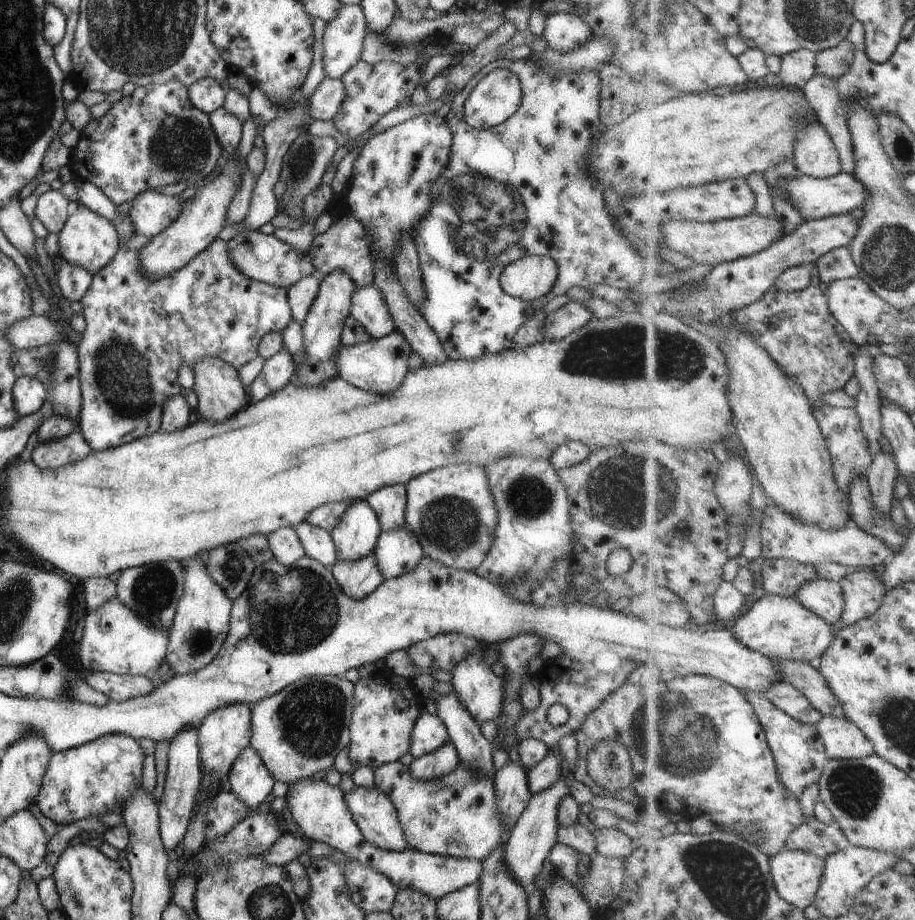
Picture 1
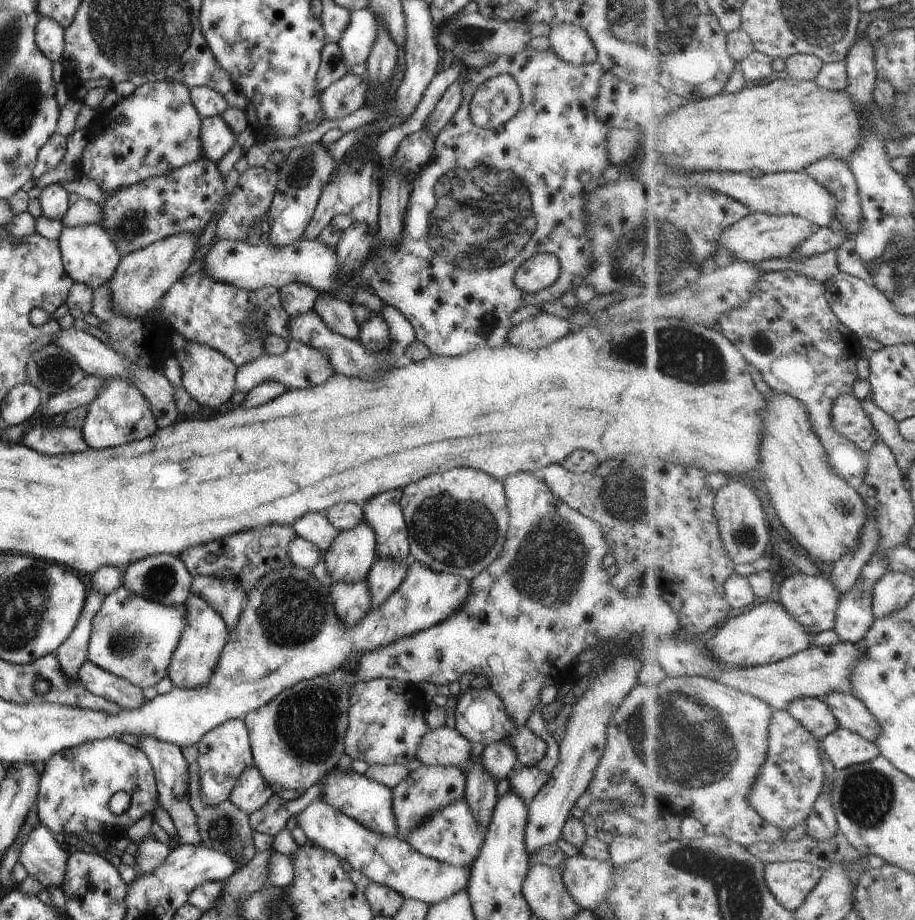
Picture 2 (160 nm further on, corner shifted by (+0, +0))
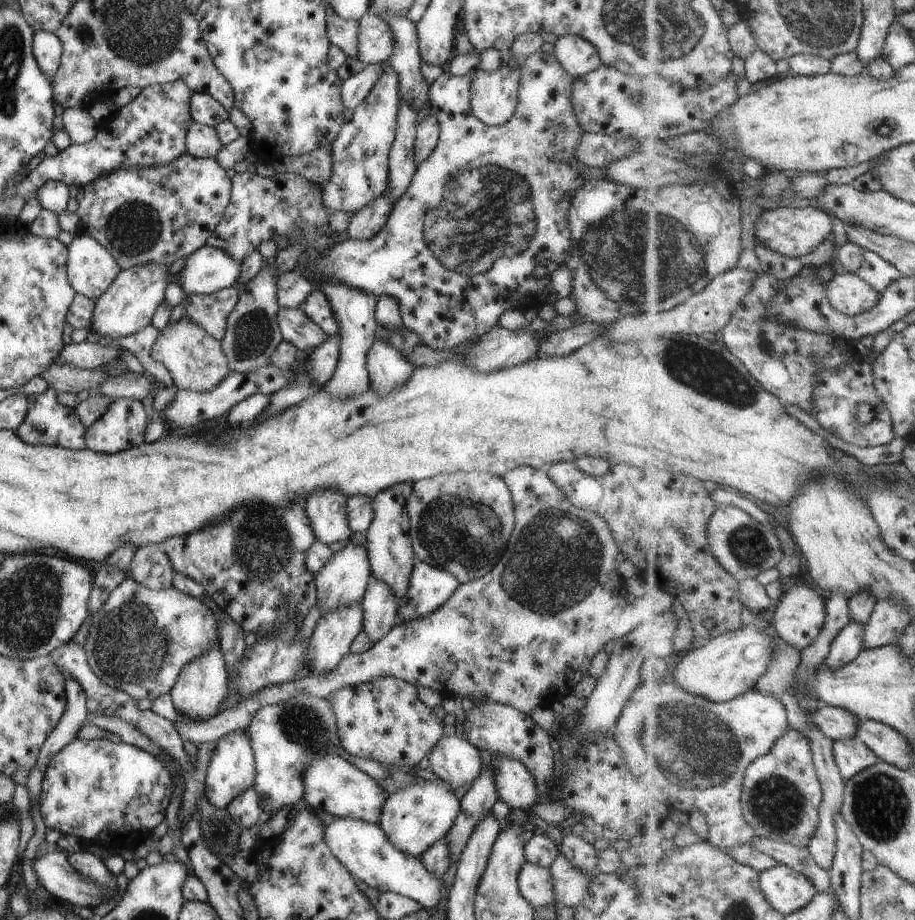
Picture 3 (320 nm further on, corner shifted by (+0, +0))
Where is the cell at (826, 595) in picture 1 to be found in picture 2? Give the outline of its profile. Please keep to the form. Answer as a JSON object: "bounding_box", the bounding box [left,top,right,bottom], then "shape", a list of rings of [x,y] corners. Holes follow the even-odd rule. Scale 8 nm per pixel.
{"bounding_box":[778,572,841,635],"shape":[[[799,572],[783,580],[778,594],[779,603],[785,606],[792,617],[812,635],[821,634],[825,630],[834,630],[841,599],[829,576],[813,576]]]}

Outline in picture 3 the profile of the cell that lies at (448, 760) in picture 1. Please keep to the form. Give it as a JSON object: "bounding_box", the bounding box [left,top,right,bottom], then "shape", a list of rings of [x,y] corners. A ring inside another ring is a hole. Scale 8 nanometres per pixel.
{"bounding_box":[378,779,459,858],"shape":[[[437,779],[436,782],[417,780],[411,785],[393,793],[383,801],[378,818],[381,829],[397,850],[412,857],[420,858],[428,847],[441,839],[453,824],[459,810],[459,801],[453,796],[449,783]]]}

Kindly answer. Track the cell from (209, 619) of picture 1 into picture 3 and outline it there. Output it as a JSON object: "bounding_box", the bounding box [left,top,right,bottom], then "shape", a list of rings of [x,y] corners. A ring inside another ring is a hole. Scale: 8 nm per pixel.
{"bounding_box":[170,644,227,721],"shape":[[[219,644],[207,650],[205,654],[191,658],[179,670],[175,684],[171,686],[170,696],[173,707],[178,715],[185,716],[193,721],[207,721],[219,710],[219,704],[225,700],[227,690],[227,675],[225,662],[221,656]]]}

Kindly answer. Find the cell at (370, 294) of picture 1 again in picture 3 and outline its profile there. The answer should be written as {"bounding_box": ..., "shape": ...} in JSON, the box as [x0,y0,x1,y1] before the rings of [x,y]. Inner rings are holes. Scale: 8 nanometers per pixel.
{"bounding_box":[366,340,413,396],"shape":[[[374,340],[367,352],[366,368],[370,386],[377,396],[401,388],[412,375],[413,366],[387,342]]]}

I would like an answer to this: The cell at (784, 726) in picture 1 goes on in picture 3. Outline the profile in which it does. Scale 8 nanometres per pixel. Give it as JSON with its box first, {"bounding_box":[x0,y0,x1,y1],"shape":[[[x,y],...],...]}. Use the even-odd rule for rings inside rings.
{"bounding_box":[744,728,824,848],"shape":[[[790,728],[768,755],[753,761],[746,770],[744,790],[744,817],[759,837],[808,848],[820,828],[824,792],[806,735]]]}

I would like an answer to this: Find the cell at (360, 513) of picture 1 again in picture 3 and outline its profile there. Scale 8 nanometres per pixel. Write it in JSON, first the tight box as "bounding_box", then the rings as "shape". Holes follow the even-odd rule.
{"bounding_box":[314,539,372,616],"shape":[[[348,539],[346,544],[331,554],[331,558],[328,560],[329,562],[314,576],[316,605],[320,609],[320,616],[335,608],[349,606],[353,602],[361,603],[361,598],[372,578],[369,558],[367,558],[367,550],[363,541],[355,543]]]}

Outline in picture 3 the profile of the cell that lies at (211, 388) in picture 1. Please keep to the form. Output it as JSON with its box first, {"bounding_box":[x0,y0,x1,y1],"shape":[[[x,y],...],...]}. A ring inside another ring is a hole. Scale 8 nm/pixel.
{"bounding_box":[150,317,230,392],"shape":[[[184,317],[172,324],[168,323],[163,332],[158,334],[151,346],[150,356],[151,360],[159,362],[167,369],[173,385],[181,390],[209,392],[211,388],[221,384],[230,372],[220,342],[211,338],[205,330],[201,330],[201,326],[195,326]]]}

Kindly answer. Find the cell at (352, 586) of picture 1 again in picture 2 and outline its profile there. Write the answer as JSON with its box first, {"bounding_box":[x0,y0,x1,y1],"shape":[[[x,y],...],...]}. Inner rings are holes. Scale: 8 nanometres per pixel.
{"bounding_box":[329,579,370,626],"shape":[[[365,579],[333,582],[329,589],[334,613],[343,626],[355,626],[370,610],[370,594]]]}

